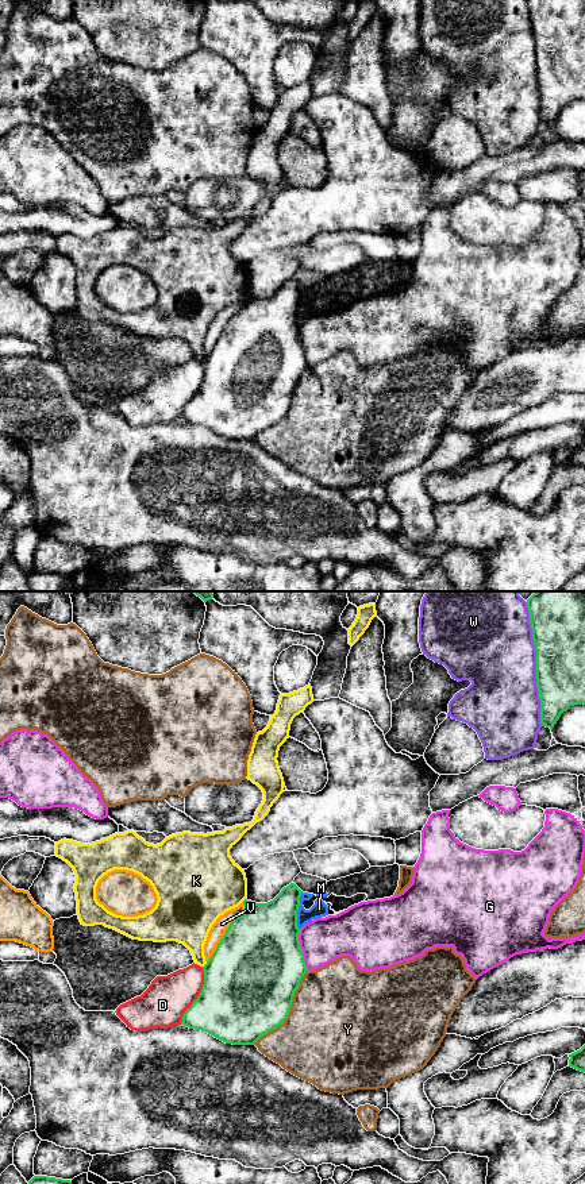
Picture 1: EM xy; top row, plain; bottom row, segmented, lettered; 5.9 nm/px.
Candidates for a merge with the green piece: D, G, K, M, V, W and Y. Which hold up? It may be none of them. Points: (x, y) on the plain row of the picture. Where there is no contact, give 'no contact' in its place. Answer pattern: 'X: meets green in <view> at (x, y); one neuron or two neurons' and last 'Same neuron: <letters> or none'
D: meets green in xy at (199, 390); two neurons
G: meets green in xy at (300, 344); two neurons
K: meets green in xy at (206, 359); two neurons
M: meets green in xy at (297, 305); two neurons
V: meets green in xy at (226, 327); two neurons
W: meets green in xy at (537, 61); two neurons
Y: meets green in xy at (289, 405); two neurons
Same neuron: none

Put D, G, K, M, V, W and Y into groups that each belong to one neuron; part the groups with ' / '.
D / G / K / M / V / W / Y

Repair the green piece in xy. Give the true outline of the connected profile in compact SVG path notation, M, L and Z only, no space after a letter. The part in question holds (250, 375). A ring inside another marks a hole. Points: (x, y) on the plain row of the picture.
M290 278L268 298L243 296L245 308L230 319L203 362L201 387L184 408L181 420L205 427L226 439L254 440L285 417L295 387L308 367L297 323L301 289L303 286Z

